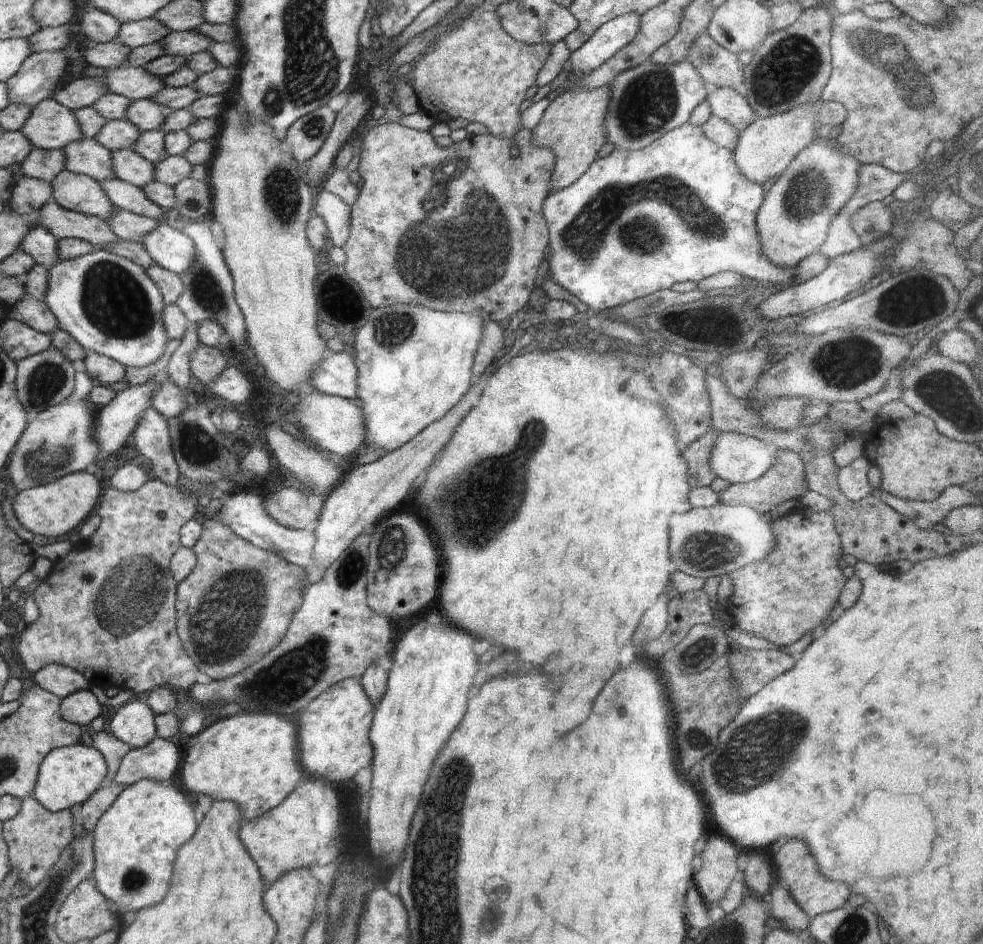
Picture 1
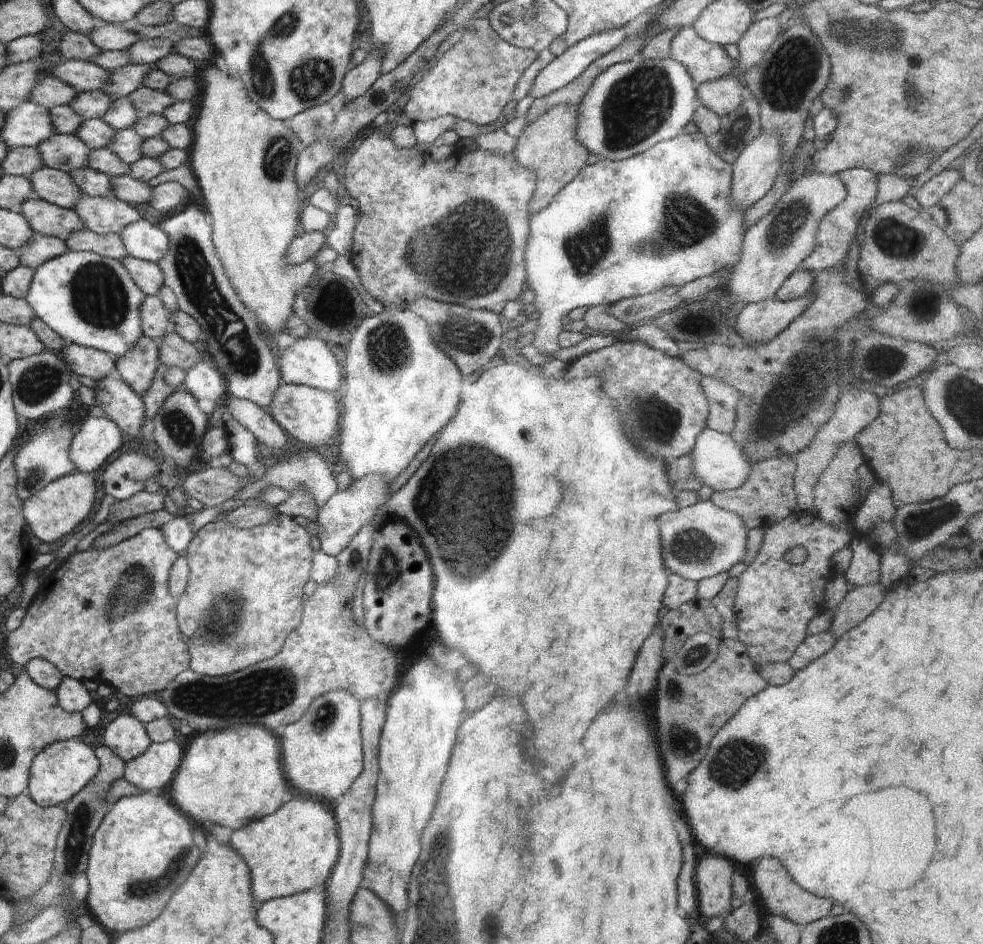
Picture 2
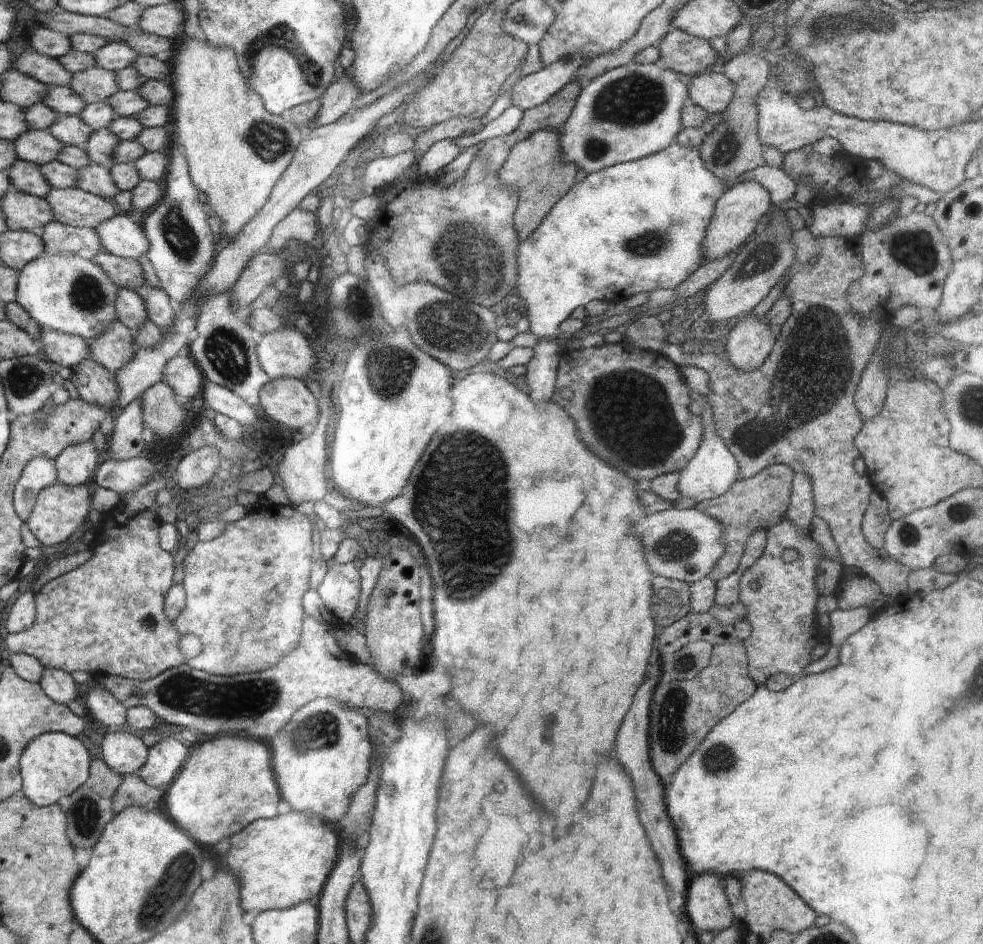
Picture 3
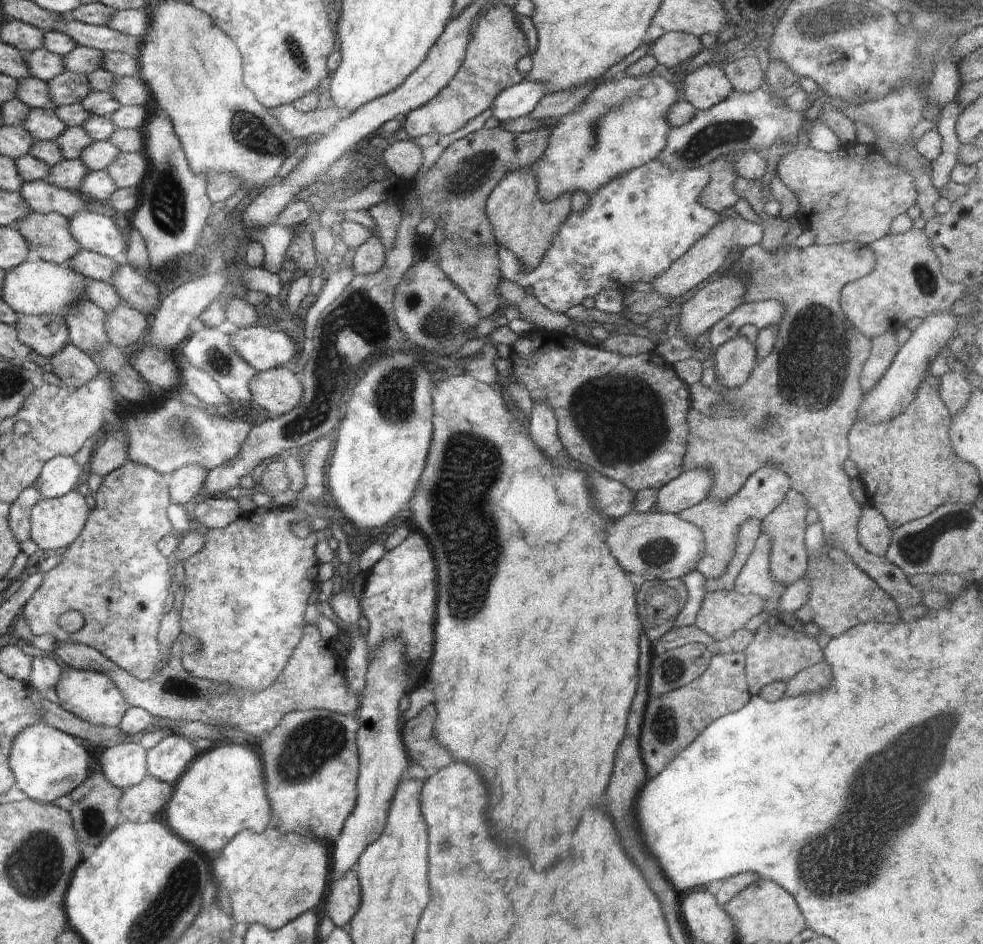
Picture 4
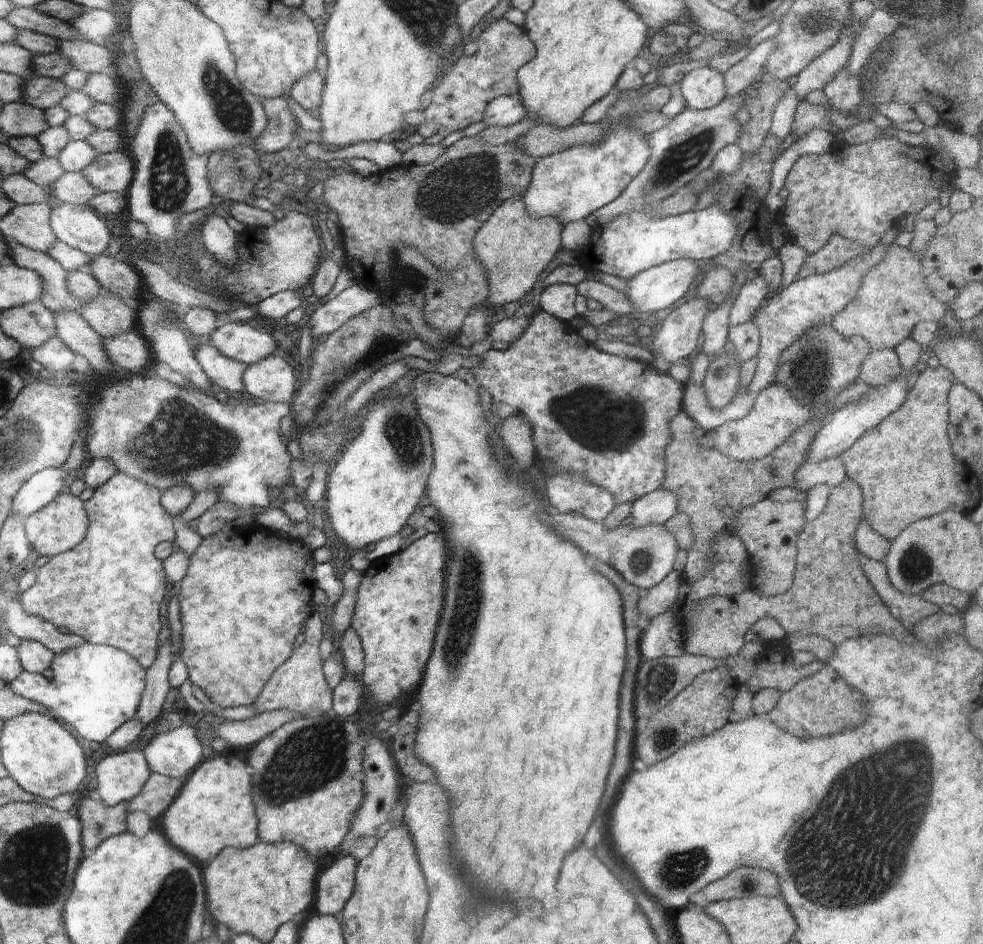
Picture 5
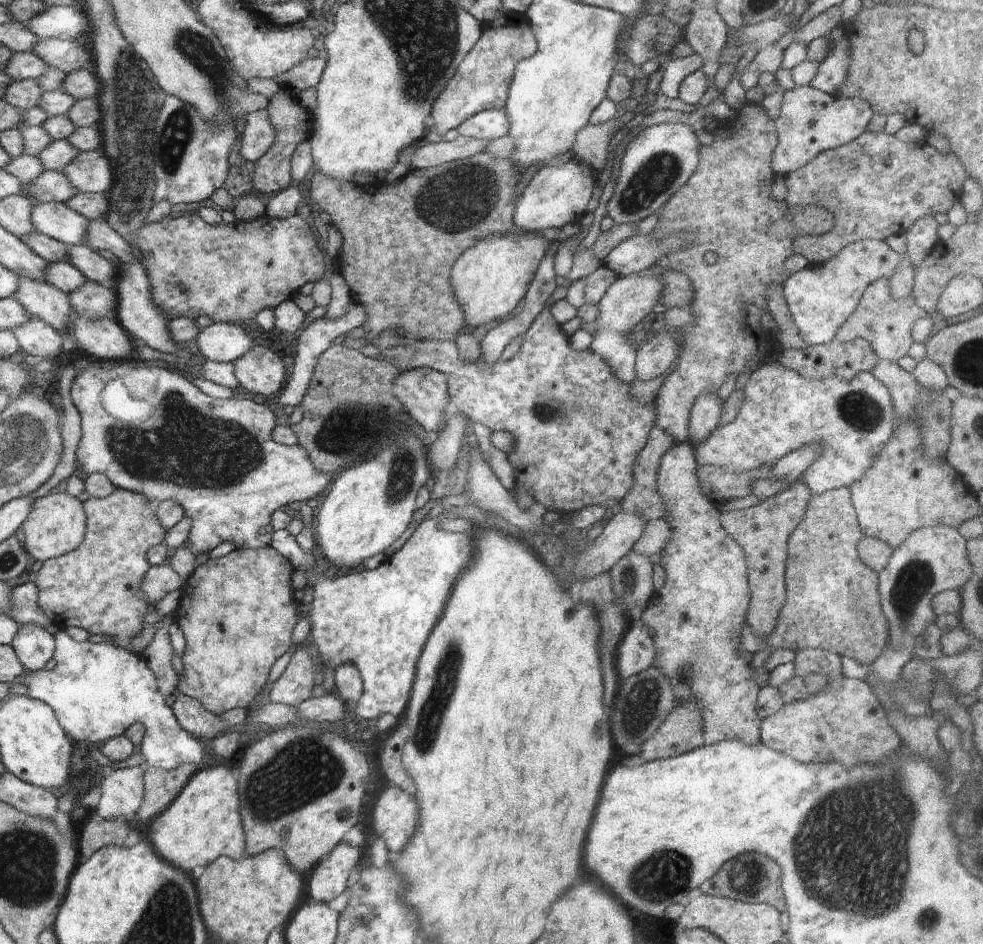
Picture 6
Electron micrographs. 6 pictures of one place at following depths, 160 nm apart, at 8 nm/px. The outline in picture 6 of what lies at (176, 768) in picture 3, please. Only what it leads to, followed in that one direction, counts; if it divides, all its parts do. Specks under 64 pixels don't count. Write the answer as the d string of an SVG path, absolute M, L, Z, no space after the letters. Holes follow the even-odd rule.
M66 630L55 632L56 660L54 669L40 670L26 677L23 684L28 687L27 695L30 698L41 700L51 705L59 717L60 724L74 740L94 744L94 742L105 743L111 738L119 737L134 723L141 723L145 728L143 736L142 753L145 763L144 767L156 767L165 771L171 771L182 763L200 763L204 748L198 738L186 732L177 721L173 710L170 710L158 692L155 673L144 664L142 655L135 655L124 650L114 642L92 643L85 641L79 643L66 633Z

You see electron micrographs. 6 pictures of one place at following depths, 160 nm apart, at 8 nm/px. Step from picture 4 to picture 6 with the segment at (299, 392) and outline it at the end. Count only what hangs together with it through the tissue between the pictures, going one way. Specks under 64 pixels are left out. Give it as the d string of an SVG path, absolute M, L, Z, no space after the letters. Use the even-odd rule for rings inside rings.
M255 343L246 354L235 360L239 384L259 399L272 397L284 384L284 364L270 348Z

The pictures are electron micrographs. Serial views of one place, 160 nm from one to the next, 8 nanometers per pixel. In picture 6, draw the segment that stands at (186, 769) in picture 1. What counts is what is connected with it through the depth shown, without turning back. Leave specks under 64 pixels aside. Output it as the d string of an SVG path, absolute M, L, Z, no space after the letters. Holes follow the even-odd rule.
M212 766L190 777L180 794L150 826L148 840L158 856L189 874L196 866L207 866L221 856L235 861L244 858L245 834L239 813L236 774L226 766Z

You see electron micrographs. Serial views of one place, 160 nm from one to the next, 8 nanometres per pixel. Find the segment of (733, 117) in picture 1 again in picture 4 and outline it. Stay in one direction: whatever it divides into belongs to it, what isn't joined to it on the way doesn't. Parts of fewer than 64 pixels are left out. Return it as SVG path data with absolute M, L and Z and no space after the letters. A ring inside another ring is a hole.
M707 64L696 68L684 78L684 96L695 109L702 110L726 100L734 90L726 70Z

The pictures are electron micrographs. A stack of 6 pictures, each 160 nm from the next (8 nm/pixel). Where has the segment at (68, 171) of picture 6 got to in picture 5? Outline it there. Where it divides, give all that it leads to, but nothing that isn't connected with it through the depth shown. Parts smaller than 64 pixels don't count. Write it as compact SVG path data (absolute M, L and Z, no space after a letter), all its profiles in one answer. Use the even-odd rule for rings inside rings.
M125 150L98 153L80 172L100 193L126 193L133 177L134 162Z

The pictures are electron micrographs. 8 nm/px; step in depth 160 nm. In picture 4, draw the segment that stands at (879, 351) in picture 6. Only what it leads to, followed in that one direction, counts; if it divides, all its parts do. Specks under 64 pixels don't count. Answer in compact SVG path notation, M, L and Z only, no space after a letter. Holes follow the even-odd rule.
M912 228L904 234L884 236L868 247L877 256L874 268L861 279L847 282L844 285L839 303L847 324L866 335L870 340L884 336L889 332L896 333L910 318L918 316L918 318L924 319L929 315L950 311L953 304L960 297L965 296L966 287L962 283L950 282L942 274L936 253L923 230Z

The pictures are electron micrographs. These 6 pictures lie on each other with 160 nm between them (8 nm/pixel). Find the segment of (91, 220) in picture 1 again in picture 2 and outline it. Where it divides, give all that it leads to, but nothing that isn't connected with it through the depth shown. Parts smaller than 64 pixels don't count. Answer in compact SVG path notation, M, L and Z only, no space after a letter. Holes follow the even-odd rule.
M39 196L28 197L22 203L21 213L34 233L49 237L65 240L71 232L85 228L72 209L50 204Z

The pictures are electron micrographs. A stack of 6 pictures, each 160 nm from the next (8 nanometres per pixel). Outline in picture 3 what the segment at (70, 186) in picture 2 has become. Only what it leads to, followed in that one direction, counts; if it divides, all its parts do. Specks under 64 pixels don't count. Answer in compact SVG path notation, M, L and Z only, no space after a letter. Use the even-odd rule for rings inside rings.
M17 159L6 174L10 185L19 192L45 199L46 194L50 191L51 187L42 177L39 166L36 164Z

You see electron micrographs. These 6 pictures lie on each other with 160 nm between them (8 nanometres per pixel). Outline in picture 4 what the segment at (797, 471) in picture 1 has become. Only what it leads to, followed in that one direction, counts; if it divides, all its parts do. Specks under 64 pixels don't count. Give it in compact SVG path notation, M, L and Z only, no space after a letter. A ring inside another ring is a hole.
M768 465L759 468L756 472L753 472L748 477L748 480L746 480L746 482L742 485L742 488L732 498L729 498L726 501L719 501L718 499L712 499L707 496L698 504L679 512L678 516L682 520L696 525L703 532L703 537L705 540L703 555L695 564L695 569L702 576L705 576L706 579L718 578L724 572L724 570L726 570L726 567L734 554L738 527L742 525L747 518L755 518L761 522L766 515L769 515L770 512L772 512L779 504L782 504L785 494L790 489L791 482L789 481L789 476L779 468Z

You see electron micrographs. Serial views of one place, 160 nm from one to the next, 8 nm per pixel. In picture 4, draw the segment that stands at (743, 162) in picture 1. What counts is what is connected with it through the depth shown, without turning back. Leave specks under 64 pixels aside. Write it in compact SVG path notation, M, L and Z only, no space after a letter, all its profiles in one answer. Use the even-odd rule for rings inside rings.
M739 214L725 217L712 230L700 240L695 242L679 259L676 259L666 271L661 272L654 281L650 282L653 286L652 292L669 297L670 299L684 296L688 290L699 286L714 272L722 271L722 264L727 254L735 249L743 250L746 247L760 245L763 239L763 226L751 223L743 219Z

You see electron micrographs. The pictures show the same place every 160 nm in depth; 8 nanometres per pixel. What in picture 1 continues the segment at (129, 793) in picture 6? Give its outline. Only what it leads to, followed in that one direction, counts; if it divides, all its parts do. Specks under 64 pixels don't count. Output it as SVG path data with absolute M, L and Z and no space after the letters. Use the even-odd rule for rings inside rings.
M134 697L114 714L110 722L111 733L132 749L146 747L158 736L155 716L146 702L138 701Z

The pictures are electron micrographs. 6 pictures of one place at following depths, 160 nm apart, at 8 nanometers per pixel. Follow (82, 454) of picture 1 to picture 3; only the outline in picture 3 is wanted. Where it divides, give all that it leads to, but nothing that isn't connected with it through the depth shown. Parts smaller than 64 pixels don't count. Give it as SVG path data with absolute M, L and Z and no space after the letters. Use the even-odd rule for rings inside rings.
M36 456L36 459L30 460L27 467L23 469L23 475L20 476L15 485L14 504L16 513L24 520L29 520L39 493L44 488L51 487L58 480L59 470L54 458Z

